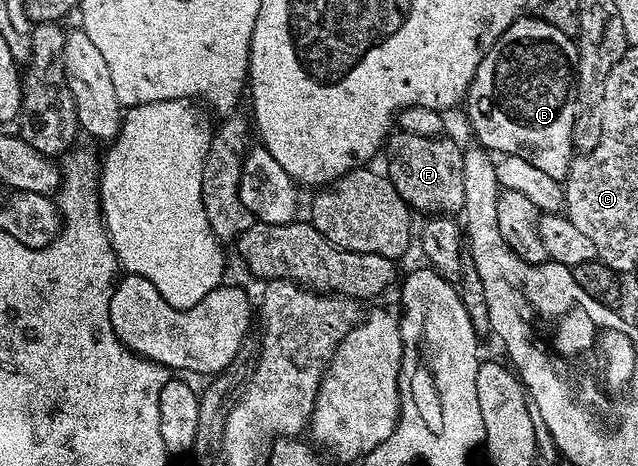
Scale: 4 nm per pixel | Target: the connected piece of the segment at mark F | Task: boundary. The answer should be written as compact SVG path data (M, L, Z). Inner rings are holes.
M400 130L394 131L386 139L383 145L383 157L385 156L384 175L399 190L399 194L405 199L410 209L425 214L457 214L465 206L465 154L462 145L448 140L448 135L424 136L423 134L411 134Z

